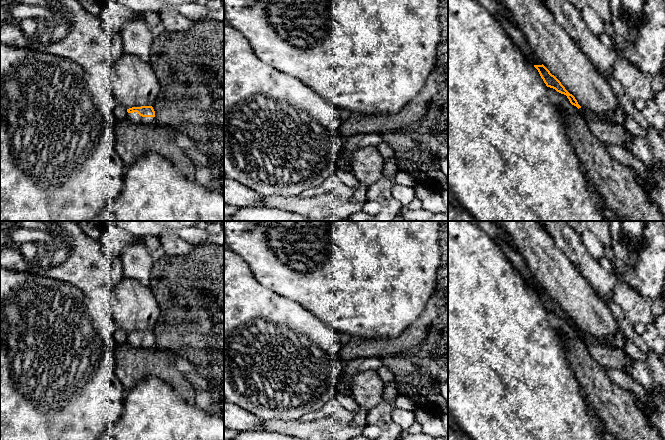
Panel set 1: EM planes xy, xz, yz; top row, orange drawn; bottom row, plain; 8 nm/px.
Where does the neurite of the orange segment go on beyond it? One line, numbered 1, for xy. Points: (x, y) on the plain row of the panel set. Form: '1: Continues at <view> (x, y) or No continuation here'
1: Continues at xy (134, 341)

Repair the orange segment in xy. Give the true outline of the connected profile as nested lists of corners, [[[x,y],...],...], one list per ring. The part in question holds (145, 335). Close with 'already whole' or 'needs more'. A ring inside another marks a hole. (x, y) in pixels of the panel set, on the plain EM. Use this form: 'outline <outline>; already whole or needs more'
outline [[[152,330],[132,331],[127,333],[127,344],[134,348],[153,349],[156,347],[155,335]]]; needs more

